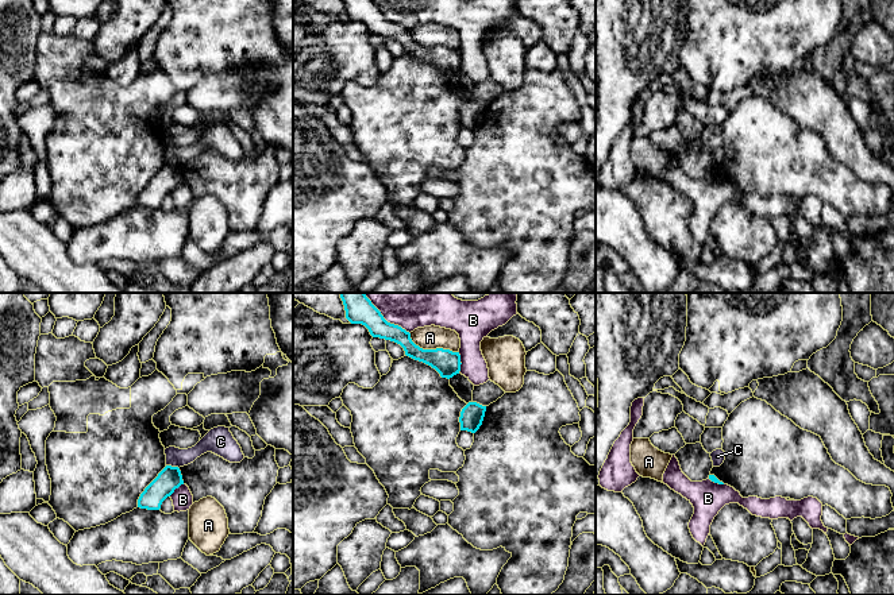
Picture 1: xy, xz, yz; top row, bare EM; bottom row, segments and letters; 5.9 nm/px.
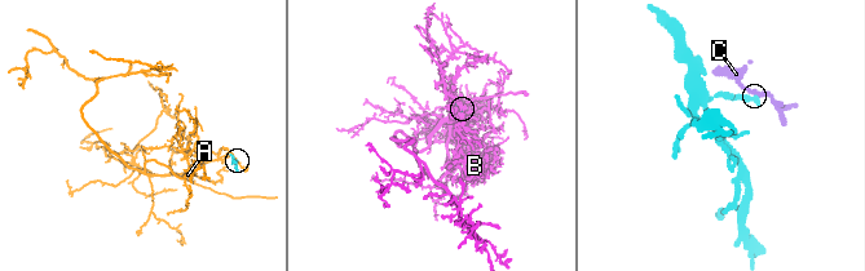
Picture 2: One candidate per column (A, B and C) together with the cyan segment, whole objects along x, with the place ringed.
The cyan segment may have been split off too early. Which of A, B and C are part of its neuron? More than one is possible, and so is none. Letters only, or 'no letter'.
no letter

